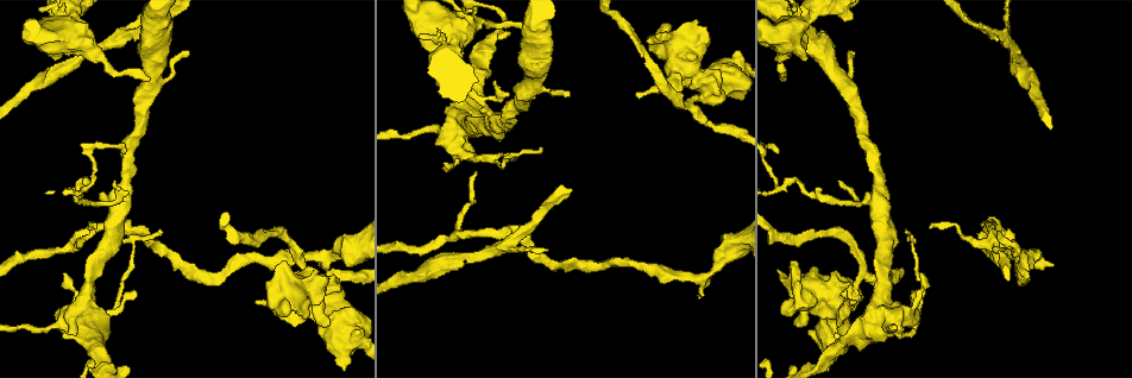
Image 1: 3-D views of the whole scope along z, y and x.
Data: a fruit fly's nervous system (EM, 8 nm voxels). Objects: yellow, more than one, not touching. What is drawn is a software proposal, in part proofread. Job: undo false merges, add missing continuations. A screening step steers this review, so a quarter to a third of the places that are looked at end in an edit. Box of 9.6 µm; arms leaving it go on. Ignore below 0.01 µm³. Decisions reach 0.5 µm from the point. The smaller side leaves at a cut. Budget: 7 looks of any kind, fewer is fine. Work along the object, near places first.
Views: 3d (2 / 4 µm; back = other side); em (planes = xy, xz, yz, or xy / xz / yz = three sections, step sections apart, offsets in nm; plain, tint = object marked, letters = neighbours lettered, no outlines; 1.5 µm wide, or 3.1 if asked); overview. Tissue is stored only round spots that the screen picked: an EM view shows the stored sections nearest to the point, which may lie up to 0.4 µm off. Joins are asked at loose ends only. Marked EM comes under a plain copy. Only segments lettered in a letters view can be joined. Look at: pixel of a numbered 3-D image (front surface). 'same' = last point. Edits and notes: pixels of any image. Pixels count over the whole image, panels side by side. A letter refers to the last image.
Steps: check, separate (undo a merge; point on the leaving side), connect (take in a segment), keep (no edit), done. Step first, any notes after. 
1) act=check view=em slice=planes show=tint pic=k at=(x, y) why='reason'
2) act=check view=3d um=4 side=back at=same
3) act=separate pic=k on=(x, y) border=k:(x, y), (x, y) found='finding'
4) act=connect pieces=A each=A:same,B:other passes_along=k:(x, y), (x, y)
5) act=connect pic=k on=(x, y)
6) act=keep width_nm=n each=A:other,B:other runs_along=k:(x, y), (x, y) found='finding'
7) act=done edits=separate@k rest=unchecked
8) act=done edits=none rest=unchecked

act=check view=em slice=yz step=4 show=tint pic=1 at=(63, 336) why='an open end'

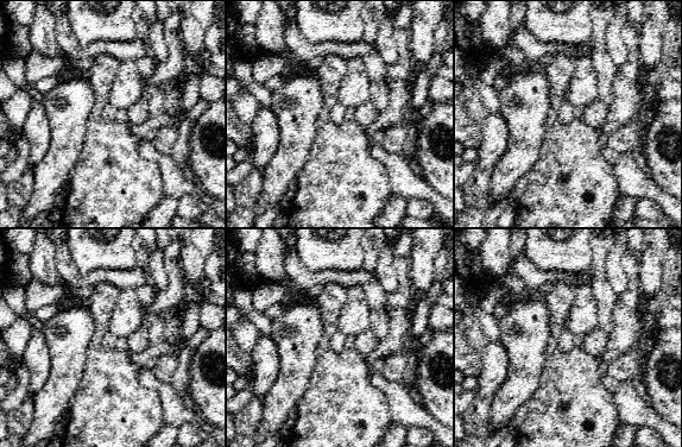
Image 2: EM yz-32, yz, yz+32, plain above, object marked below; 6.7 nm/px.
act=check view=em slice=planes show=letters at=same why='another direction'

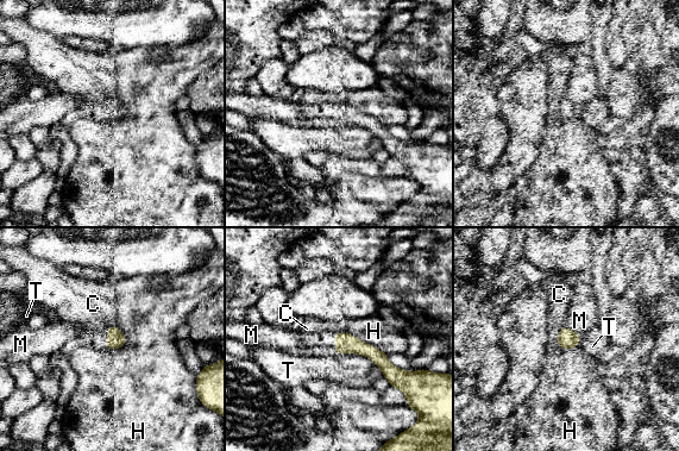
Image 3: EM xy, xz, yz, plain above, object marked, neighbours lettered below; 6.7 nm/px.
act=keep width_nm=120 each=C:other,H:other,M:other,T:other runs_along=3:(338, 334), (371, 351), (400, 379) found='none of them fits'

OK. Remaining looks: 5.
act=check view=3d um=4 pic=1 at=(539, 150) why='branch stops here'

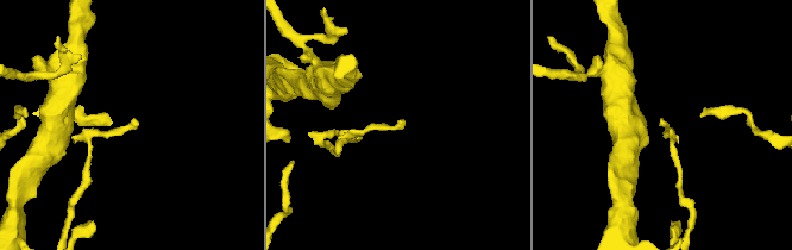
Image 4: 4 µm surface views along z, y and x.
act=check view=em slice=xz step=8 show=letters pic=4 at=(133, 119) why='need the tissue'

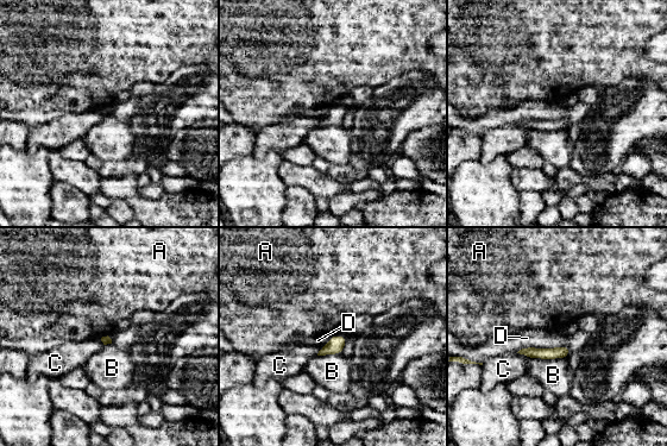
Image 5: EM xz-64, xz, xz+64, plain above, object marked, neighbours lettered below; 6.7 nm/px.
act=check view=em slice=planes show=letters at=same

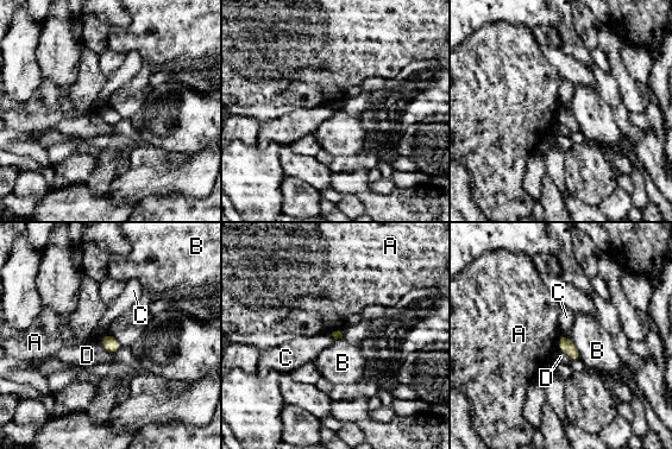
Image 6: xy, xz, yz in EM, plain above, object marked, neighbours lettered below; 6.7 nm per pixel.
act=keep each=A:other,B:other,C:other,D:other found='no lettered segment goes on from it'

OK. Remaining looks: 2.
act=check view=em slice=yz step=4 show=tint pic=1 at=(995, 241) why='three arms meet'

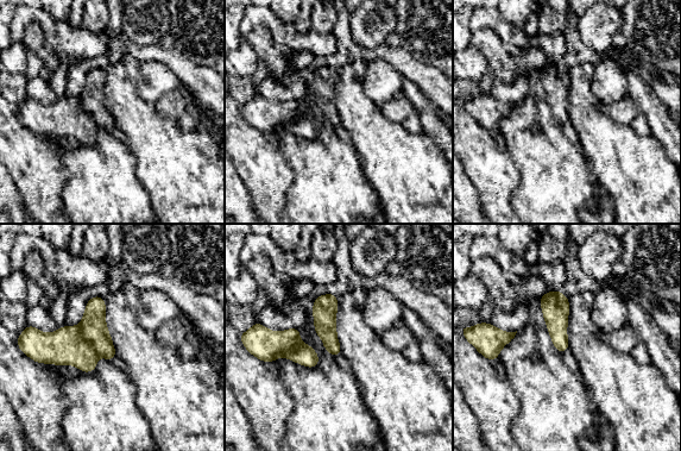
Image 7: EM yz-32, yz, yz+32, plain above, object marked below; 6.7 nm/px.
act=check view=em slice=yz step=4 show=letters at=same why='see the neighbours'

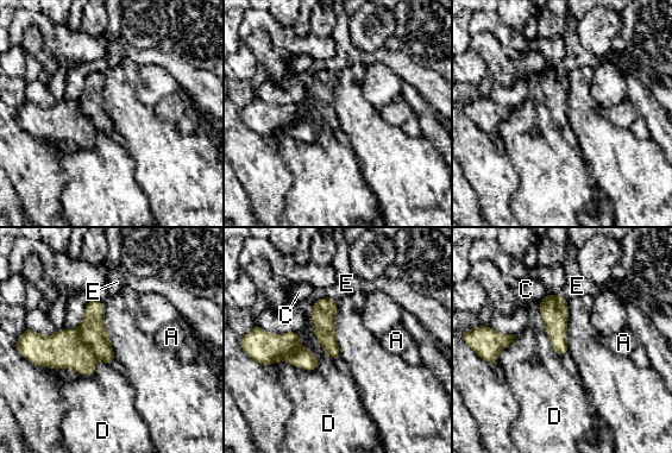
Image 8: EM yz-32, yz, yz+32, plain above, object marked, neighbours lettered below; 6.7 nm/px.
act=keep each=A:other,C:other,D:other,E:other border=8:(318, 359), (313, 370), (274, 364) found='all the same cell'

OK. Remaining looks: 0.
act=done edits=none rest=unchecked

